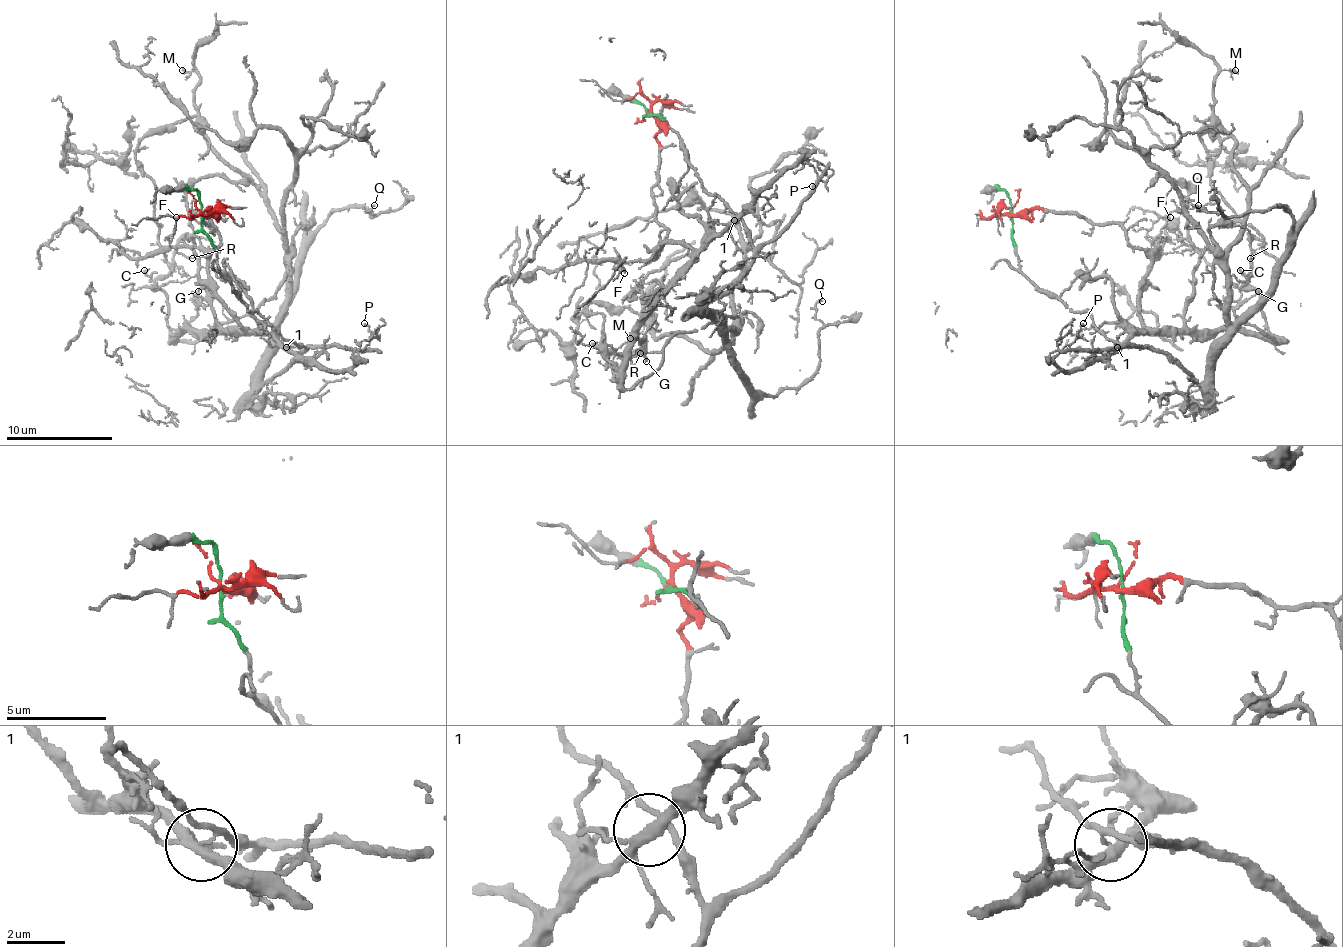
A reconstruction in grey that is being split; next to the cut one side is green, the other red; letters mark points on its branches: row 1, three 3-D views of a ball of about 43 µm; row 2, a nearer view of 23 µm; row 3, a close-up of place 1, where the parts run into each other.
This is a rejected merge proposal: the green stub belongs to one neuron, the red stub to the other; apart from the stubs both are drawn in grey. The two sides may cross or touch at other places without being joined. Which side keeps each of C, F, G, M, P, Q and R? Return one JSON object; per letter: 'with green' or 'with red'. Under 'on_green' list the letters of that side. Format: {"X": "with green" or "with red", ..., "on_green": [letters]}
{"C": "with red", "F": "with red", "G": "with red", "M": "with green", "P": "with red", "Q": "with green", "R": "with red", "on_green": ["M", "Q"]}

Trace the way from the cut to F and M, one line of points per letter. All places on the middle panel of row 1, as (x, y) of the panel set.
F: (651, 113), (659, 129), (651, 191), (667, 231), (646, 260), (616, 255), (624, 273)
M: (648, 113), (739, 217), (752, 265), (707, 305), (734, 329), (720, 351), (656, 337), (646, 316), (630, 337)

